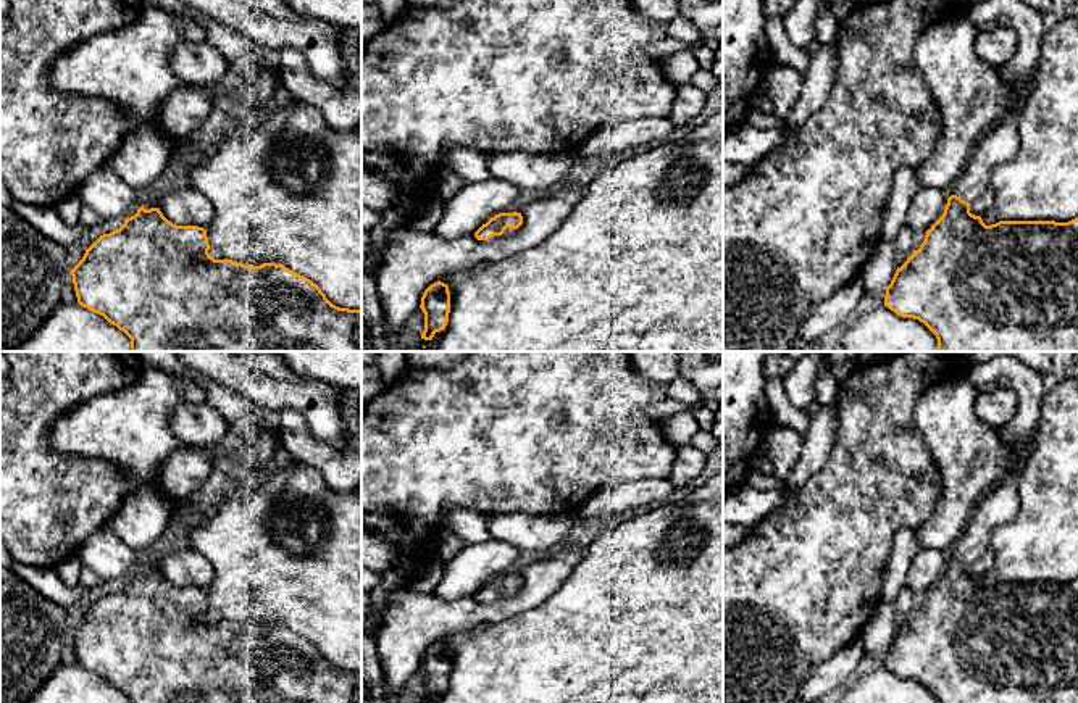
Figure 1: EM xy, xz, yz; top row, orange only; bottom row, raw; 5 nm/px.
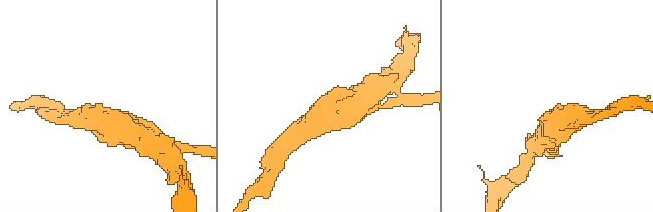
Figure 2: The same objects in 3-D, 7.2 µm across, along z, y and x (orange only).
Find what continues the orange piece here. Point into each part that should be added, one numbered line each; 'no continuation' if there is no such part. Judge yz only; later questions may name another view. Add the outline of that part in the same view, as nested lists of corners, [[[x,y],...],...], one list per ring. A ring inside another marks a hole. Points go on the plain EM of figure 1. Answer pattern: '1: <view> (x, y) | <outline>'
1: yz (1001, 505) | [[[1013,472],[976,505],[965,532],[954,543],[952,556],[975,563],[989,548],[992,529],[1010,522],[1018,510],[1018,474]]]

